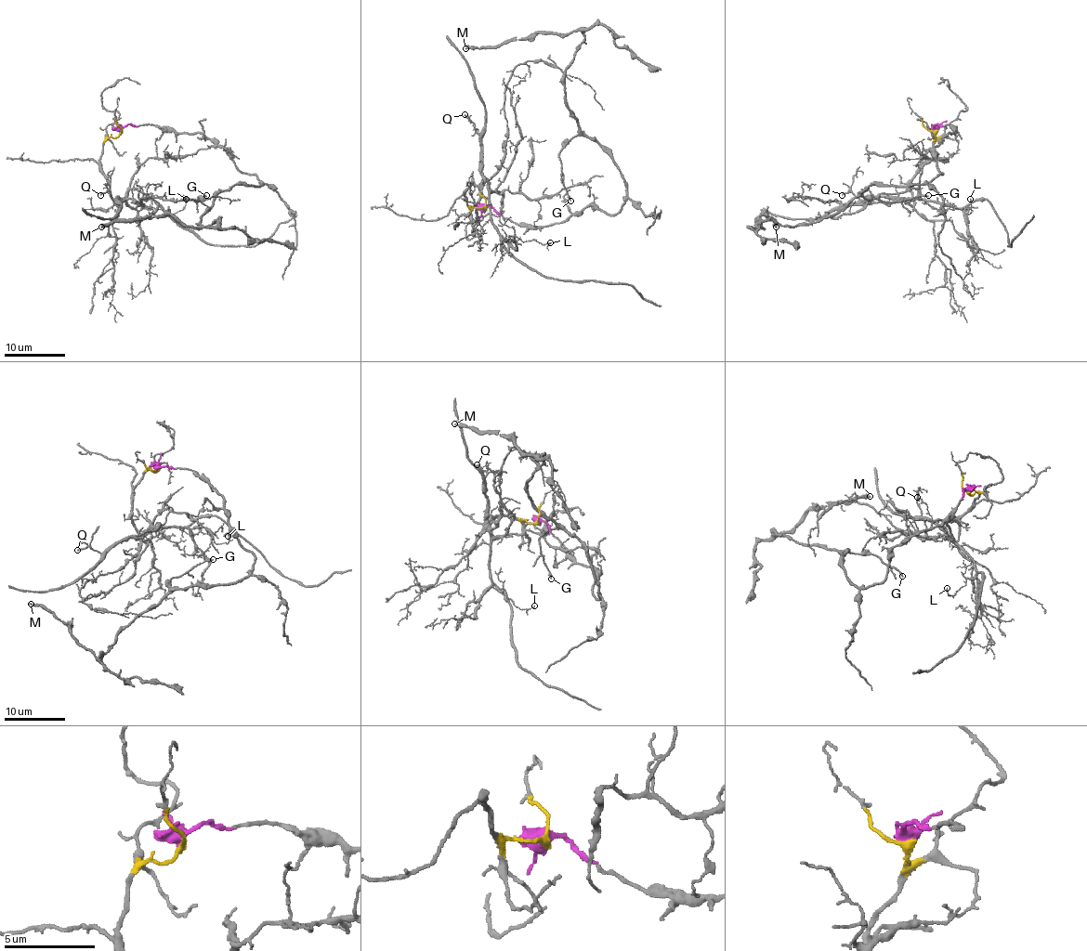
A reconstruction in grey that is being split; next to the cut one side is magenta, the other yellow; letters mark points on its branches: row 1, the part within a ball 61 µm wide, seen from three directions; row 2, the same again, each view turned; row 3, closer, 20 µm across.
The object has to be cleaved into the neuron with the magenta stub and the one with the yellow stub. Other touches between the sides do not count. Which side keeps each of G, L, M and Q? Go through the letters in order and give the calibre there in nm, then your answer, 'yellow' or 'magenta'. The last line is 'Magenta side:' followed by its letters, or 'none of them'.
G: calibre 200 nm; magenta
L: calibre 130 nm; yellow
M: calibre 300 nm; magenta
Q: calibre 160 nm; yellow
Magenta side: G, M

